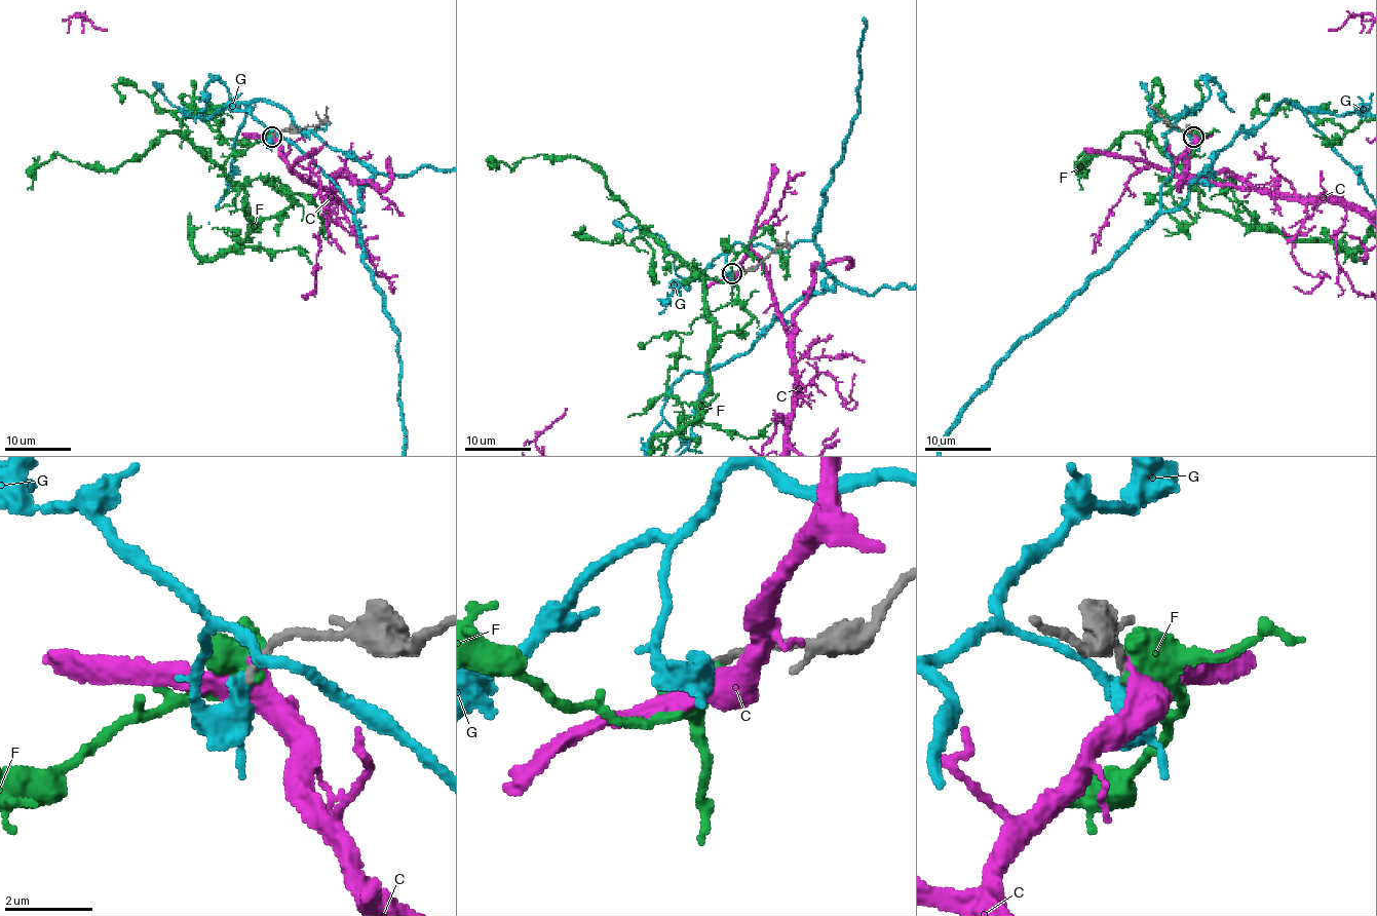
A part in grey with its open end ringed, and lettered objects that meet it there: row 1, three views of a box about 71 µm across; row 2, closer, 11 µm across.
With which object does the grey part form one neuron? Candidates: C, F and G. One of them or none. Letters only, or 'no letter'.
G

